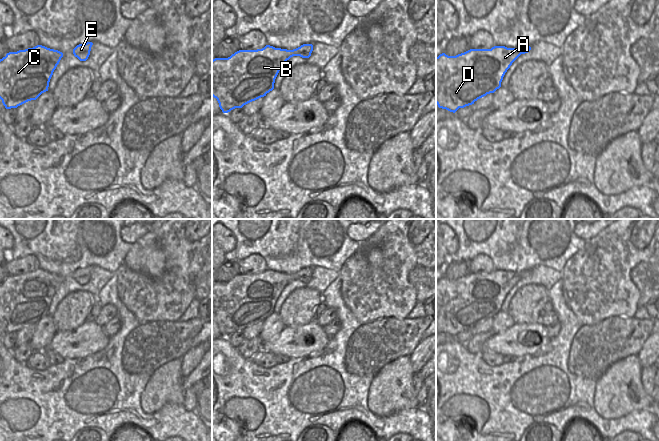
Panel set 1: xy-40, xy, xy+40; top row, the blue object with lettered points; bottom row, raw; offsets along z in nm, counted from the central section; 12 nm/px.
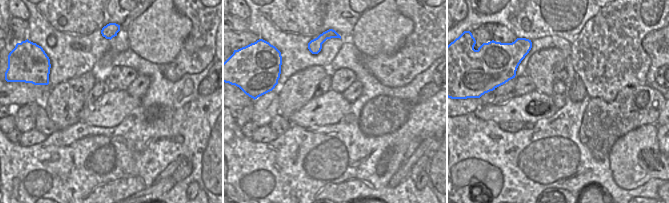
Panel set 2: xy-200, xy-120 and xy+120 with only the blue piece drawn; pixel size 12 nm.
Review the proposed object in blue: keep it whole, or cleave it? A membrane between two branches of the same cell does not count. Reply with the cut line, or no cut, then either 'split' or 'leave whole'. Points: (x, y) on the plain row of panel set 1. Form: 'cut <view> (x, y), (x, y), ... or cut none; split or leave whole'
cut none; leave whole

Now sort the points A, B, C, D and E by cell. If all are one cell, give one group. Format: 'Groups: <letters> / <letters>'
Groups: A B C D E

